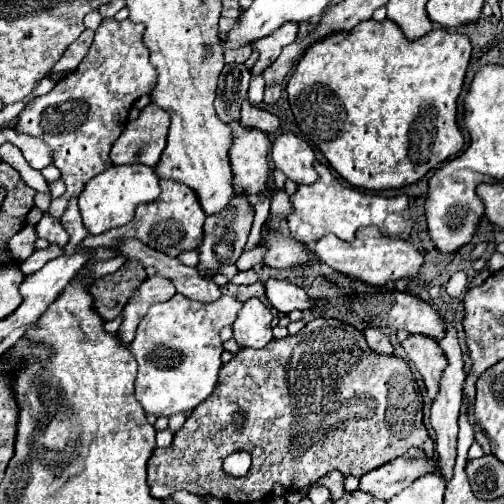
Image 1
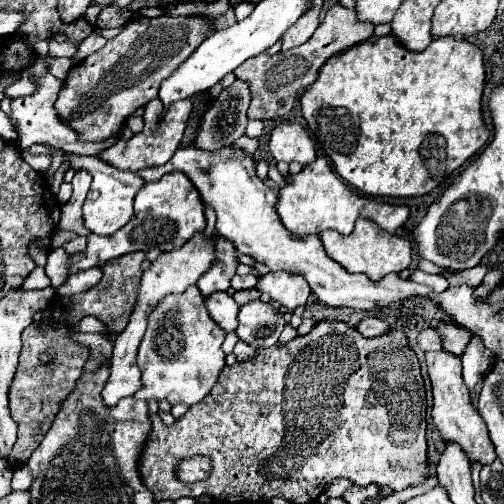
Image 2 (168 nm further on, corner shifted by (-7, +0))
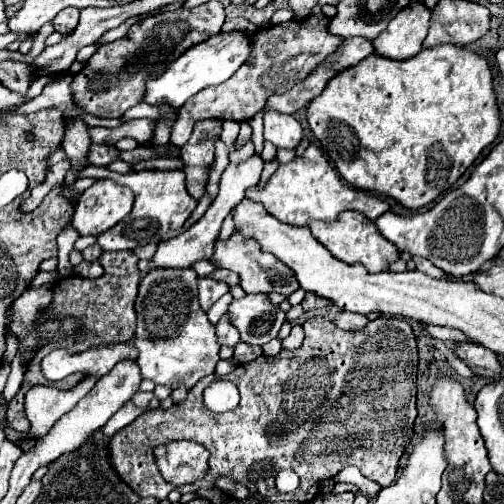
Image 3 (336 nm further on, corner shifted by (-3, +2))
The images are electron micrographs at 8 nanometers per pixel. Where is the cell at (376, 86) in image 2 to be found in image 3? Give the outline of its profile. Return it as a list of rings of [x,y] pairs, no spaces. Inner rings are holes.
[[[459,46],[423,48],[411,60],[387,60],[383,56],[371,54],[363,62],[359,62],[357,66],[341,72],[339,76],[335,76],[327,84],[327,88],[323,90],[323,94],[317,96],[309,104],[309,108],[307,108],[307,120],[309,120],[309,126],[311,126],[313,134],[315,134],[315,138],[321,142],[325,154],[333,160],[335,168],[339,170],[339,174],[351,186],[355,186],[359,190],[373,192],[373,194],[385,194],[385,196],[397,200],[401,206],[405,206],[409,210],[423,208],[429,202],[433,202],[435,198],[439,198],[443,192],[451,190],[453,184],[463,176],[463,172],[479,158],[479,154],[483,152],[483,148],[487,148],[491,142],[495,142],[495,138],[499,136],[499,130],[501,130],[501,116],[499,116],[499,108],[497,108],[497,98],[495,98],[495,92],[493,92],[493,76],[491,76],[489,64],[481,56],[477,56],[475,52],[471,52],[467,48],[459,48]]]

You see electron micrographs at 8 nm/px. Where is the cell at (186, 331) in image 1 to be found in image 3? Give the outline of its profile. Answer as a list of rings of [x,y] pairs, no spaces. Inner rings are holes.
[[[149,270],[139,282],[135,300],[137,332],[135,346],[139,350],[137,364],[143,378],[155,384],[169,384],[173,388],[185,384],[195,386],[201,378],[215,372],[219,362],[219,342],[215,326],[207,320],[197,300],[197,274],[187,270]]]

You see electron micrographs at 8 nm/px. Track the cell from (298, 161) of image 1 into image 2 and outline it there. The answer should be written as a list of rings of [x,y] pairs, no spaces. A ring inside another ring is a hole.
[[[283,122],[273,128],[269,150],[277,162],[311,164],[315,160],[315,144],[301,124]]]

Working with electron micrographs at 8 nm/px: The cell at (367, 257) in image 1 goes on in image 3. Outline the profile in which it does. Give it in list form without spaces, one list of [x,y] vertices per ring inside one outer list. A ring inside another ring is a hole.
[[[345,210],[343,214],[339,214],[339,218],[335,222],[319,222],[319,220],[311,220],[307,222],[307,226],[311,228],[311,234],[339,260],[347,262],[347,264],[355,264],[361,262],[369,272],[379,272],[379,270],[387,270],[387,266],[391,262],[395,262],[399,258],[399,250],[395,248],[395,244],[387,242],[379,230],[375,228],[375,224],[365,218],[363,214],[355,212],[355,210]]]

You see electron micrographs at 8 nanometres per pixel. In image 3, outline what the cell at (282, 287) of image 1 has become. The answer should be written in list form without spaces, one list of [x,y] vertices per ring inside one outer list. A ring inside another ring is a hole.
[[[233,230],[229,240],[217,238],[215,250],[213,250],[213,256],[211,256],[211,264],[215,264],[217,268],[233,270],[235,274],[239,274],[239,286],[245,292],[263,292],[263,294],[281,292],[281,294],[289,296],[291,292],[295,292],[299,288],[299,282],[291,274],[289,266],[279,262],[273,254],[259,250],[259,242],[251,242],[251,238],[243,238],[237,230]]]

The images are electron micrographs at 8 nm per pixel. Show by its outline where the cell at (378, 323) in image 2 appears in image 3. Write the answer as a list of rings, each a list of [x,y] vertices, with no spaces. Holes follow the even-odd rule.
[[[339,312],[337,318],[333,320],[335,326],[339,326],[341,330],[361,330],[367,324],[367,316],[363,314],[347,314],[347,312]]]

